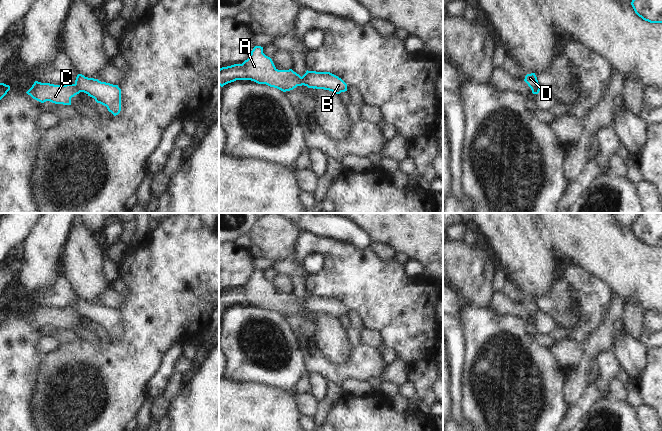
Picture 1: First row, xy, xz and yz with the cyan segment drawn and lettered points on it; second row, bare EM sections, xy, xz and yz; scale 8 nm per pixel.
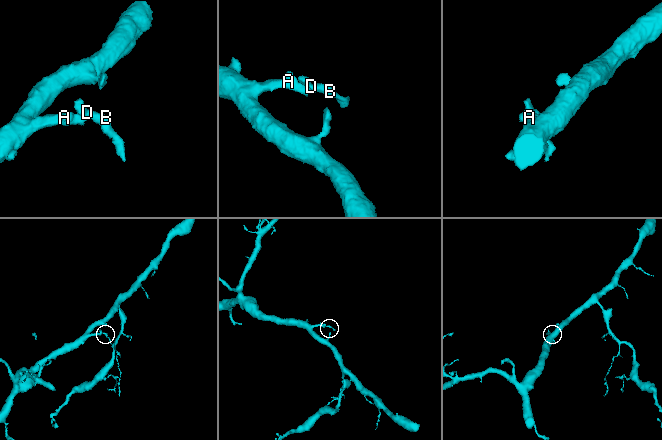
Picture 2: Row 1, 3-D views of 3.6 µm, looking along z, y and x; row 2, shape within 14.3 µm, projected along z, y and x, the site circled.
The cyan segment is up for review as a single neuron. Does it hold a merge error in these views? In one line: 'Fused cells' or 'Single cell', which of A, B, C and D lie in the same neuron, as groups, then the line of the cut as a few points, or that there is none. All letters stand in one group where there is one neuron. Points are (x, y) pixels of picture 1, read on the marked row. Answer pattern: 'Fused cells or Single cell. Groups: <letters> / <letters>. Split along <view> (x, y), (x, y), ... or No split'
Fused cells. Groups: A C / B D. Split along xy (74, 84), (80, 91).

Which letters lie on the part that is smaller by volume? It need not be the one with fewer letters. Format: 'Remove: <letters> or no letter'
Remove: B, D

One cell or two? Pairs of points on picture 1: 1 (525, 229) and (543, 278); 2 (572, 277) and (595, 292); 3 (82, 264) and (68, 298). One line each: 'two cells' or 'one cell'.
1: one cell
2: one cell
3: two cells

